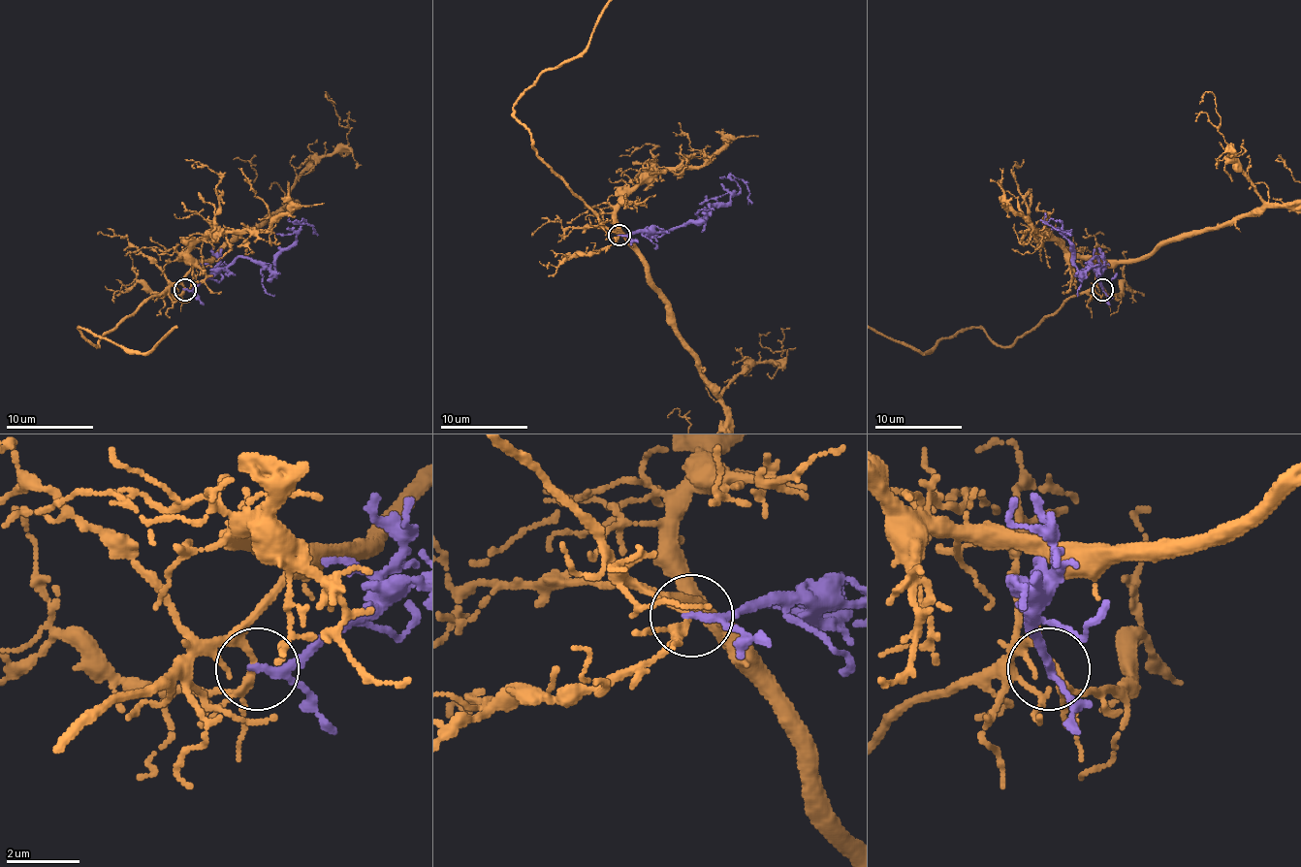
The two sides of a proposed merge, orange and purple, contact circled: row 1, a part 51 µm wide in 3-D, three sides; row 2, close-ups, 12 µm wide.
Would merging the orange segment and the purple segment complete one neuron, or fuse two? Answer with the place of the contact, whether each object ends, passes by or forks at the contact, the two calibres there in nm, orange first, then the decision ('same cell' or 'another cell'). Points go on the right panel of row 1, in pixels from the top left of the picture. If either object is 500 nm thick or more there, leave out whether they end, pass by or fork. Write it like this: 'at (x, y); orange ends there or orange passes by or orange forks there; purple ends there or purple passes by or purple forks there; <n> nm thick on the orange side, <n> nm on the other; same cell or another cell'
at (1102, 289); orange forks there; purple passes by; 150 nm thick on the orange side, 170 nm on the other; another cell

